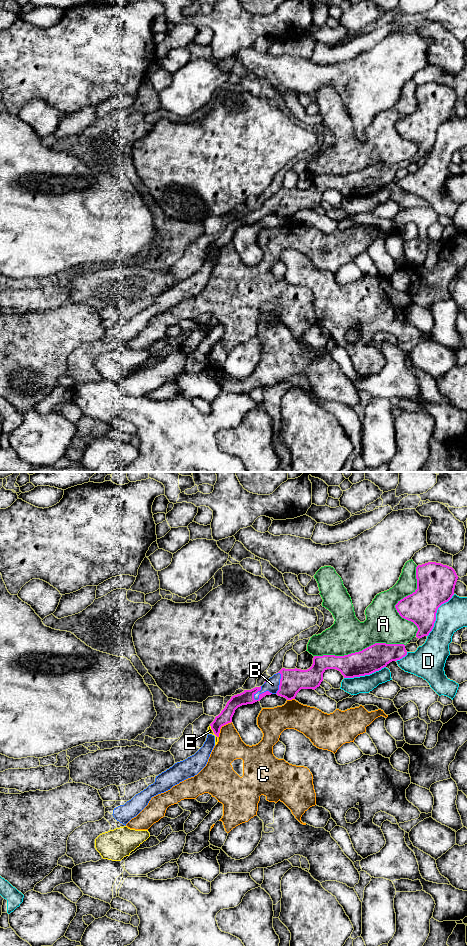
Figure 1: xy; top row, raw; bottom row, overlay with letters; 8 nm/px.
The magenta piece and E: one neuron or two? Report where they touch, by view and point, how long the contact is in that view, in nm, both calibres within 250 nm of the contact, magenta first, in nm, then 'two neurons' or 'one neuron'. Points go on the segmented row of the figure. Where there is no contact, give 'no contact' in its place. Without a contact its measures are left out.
meets magenta in xy at (213, 731); contact 120 nm long; 110 nm thick on the magenta side, 50 nm on the other; two neurons

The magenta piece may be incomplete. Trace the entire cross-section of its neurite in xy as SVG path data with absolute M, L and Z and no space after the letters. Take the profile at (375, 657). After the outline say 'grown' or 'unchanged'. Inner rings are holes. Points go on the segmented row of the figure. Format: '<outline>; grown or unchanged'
M375 643L362 651L344 656L314 656L313 664L307 670L282 668L262 686L232 696L210 724L211 729L219 737L221 727L232 722L238 707L260 701L266 695L277 694L292 700L301 689L315 690L323 681L323 673L327 669L340 671L344 678L360 677L379 671L390 662L400 660L406 655L404 644Z; grown

